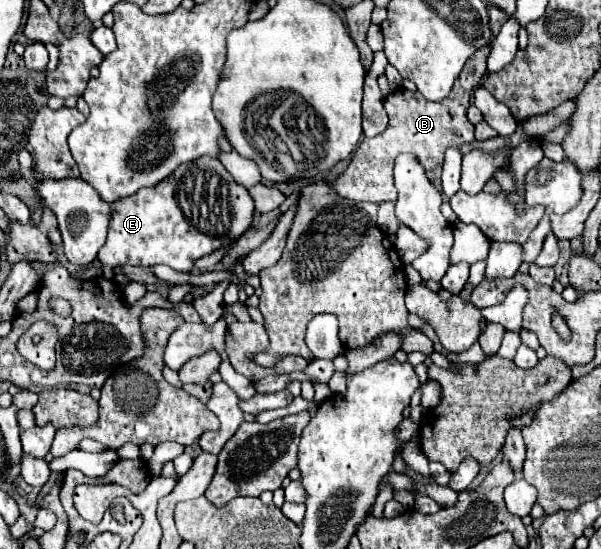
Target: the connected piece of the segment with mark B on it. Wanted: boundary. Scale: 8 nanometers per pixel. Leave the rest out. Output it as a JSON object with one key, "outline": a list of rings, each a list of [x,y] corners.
{"outline":[[[484,47],[470,61],[466,61],[450,97],[444,97],[438,103],[426,101],[418,91],[412,95],[408,89],[396,89],[392,95],[384,99],[384,109],[388,113],[388,127],[374,139],[364,139],[346,171],[332,183],[332,189],[350,199],[350,201],[370,201],[370,203],[384,203],[396,201],[396,187],[392,181],[392,167],[394,159],[400,153],[414,153],[426,171],[432,171],[436,165],[444,163],[444,151],[448,147],[460,147],[462,143],[474,141],[474,125],[466,117],[466,109],[470,107],[470,97],[476,87],[482,85],[486,75],[486,57],[490,49]]]}

